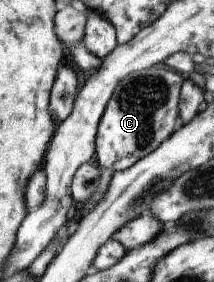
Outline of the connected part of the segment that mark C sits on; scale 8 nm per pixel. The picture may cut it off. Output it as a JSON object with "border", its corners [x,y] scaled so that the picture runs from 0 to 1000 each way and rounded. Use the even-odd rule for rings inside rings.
{"border":[[[766,223],[607,259],[561,284],[453,447],[435,546],[449,585],[533,610],[589,603],[850,450],[827,376],[855,287],[850,266],[780,245]]]}

